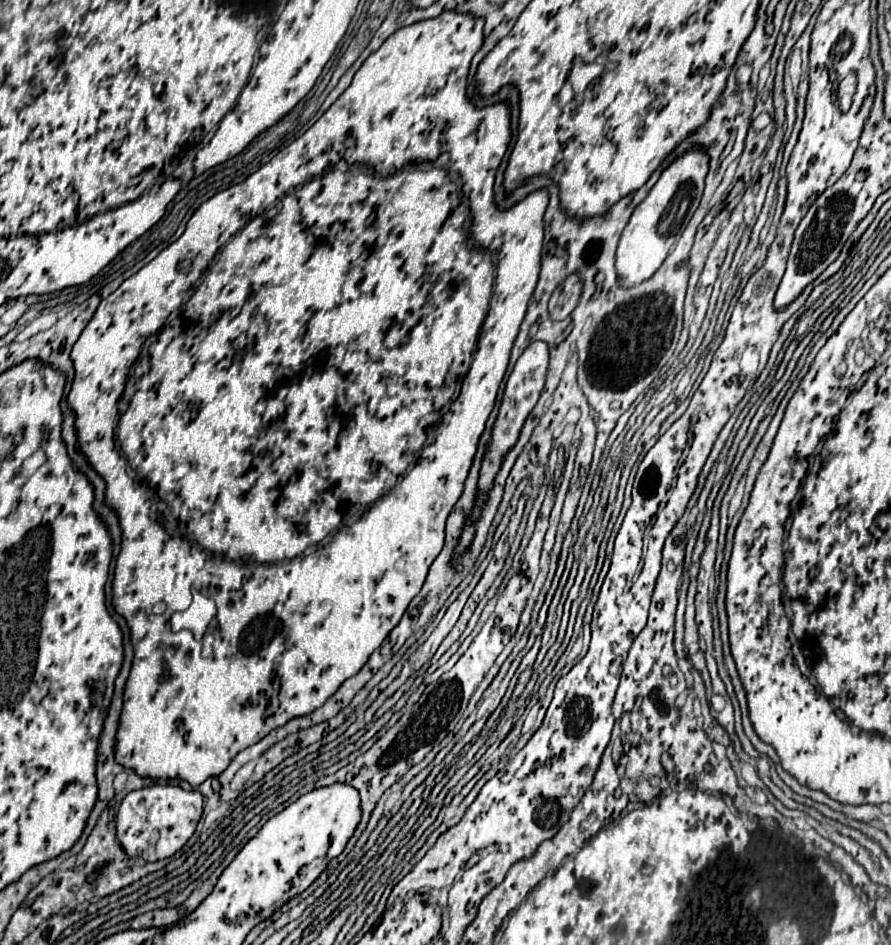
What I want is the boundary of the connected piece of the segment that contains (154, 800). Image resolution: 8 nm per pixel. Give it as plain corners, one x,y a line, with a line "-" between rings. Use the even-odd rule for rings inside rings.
159,783
151,785
151,787
143,787
143,789
127,793
127,797
119,805
117,819
115,819
117,841
121,843
123,851
131,859
143,859
147,863
167,859
167,857
175,855
189,841
189,837
195,833
195,827
201,819
201,813
203,813
203,795
199,791
185,791
185,789
175,787
175,785
159,785

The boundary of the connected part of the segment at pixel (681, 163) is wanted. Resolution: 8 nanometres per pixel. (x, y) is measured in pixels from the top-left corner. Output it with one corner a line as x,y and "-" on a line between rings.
695,149
677,159
669,169
663,171
657,185
651,189
647,199
633,211
627,223
619,247
617,247
617,279
621,287
635,287
649,279
665,261
671,247
679,241
681,231
687,227
695,209
699,207
709,159
705,151

